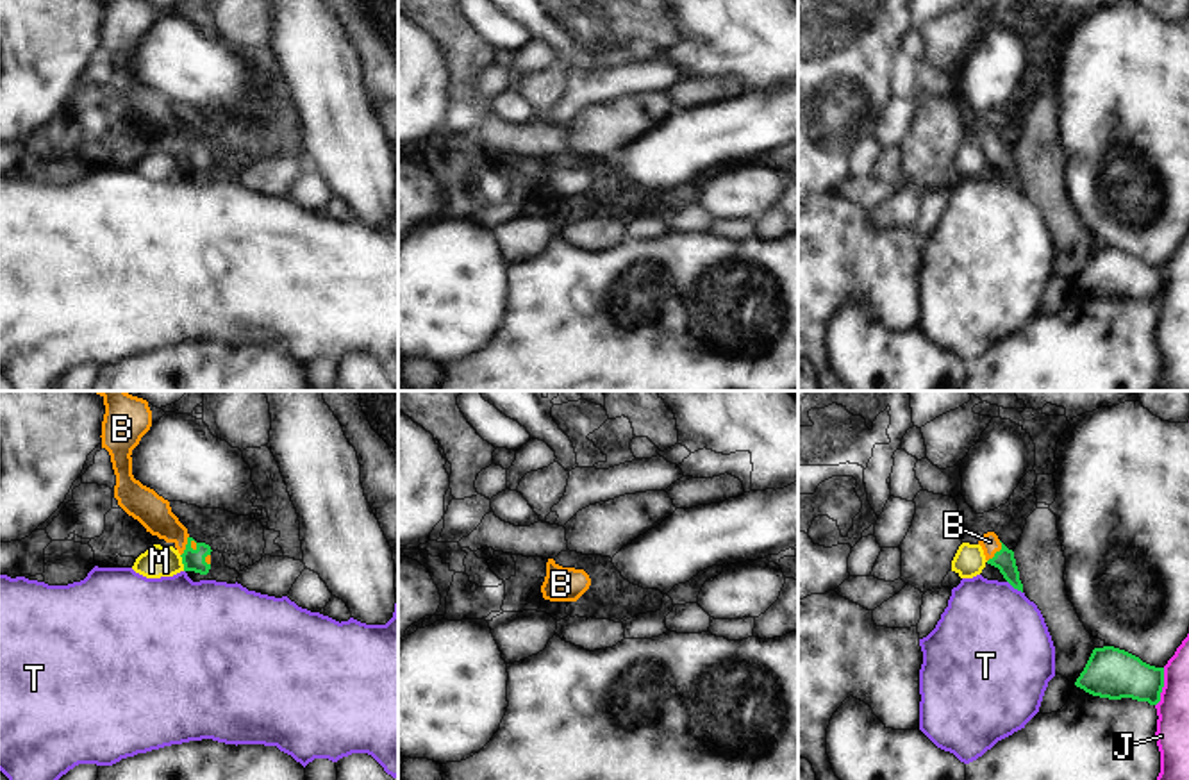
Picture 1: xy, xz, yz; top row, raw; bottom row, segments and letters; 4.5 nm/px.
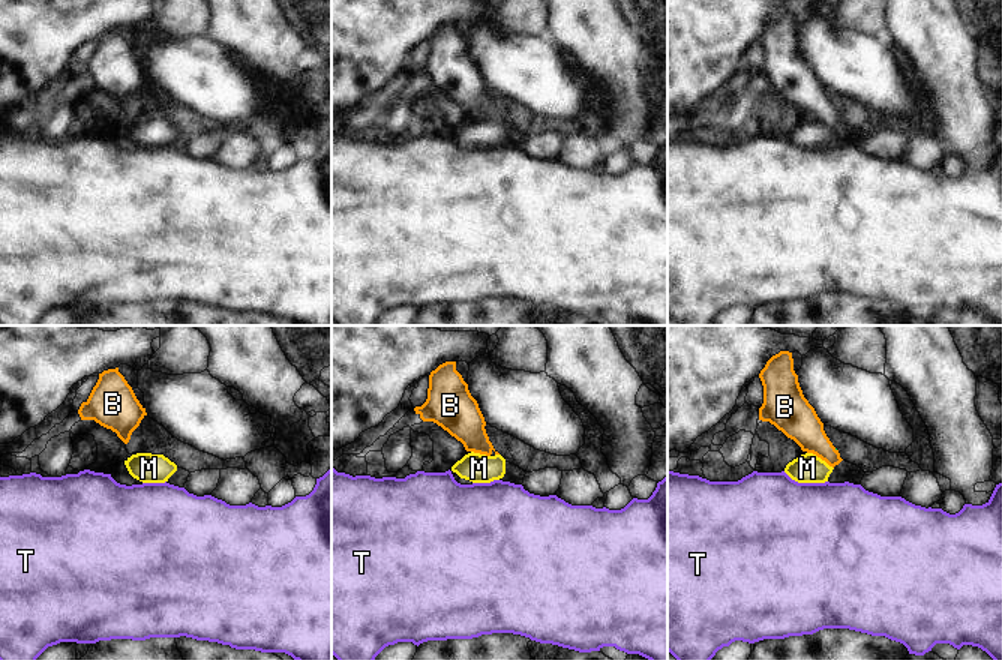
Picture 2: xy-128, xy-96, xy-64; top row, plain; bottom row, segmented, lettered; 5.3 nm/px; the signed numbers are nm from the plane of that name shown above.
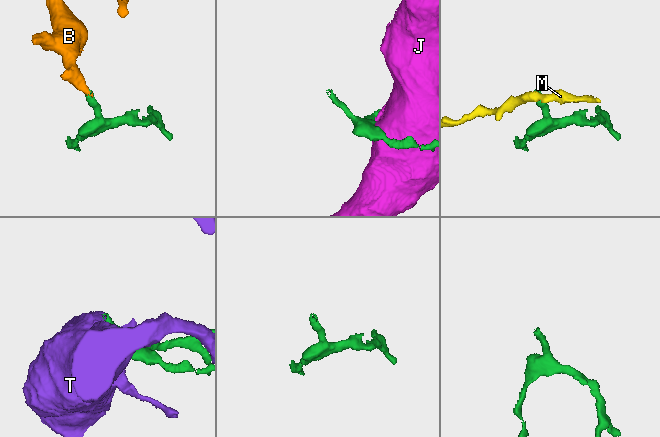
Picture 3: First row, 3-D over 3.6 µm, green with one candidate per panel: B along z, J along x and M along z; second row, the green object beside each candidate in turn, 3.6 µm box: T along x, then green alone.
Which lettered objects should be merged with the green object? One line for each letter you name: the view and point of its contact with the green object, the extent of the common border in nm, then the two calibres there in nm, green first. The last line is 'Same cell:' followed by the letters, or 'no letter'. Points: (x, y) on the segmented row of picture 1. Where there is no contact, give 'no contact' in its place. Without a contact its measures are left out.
B: meets green in xy at (186, 547); contact 100 nm long; 100 nm thick on the green side, 160 nm on the other
Same cell: B

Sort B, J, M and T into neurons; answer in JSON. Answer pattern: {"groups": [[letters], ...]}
{"groups": [["B"], ["J"], ["M"], ["T"]]}

